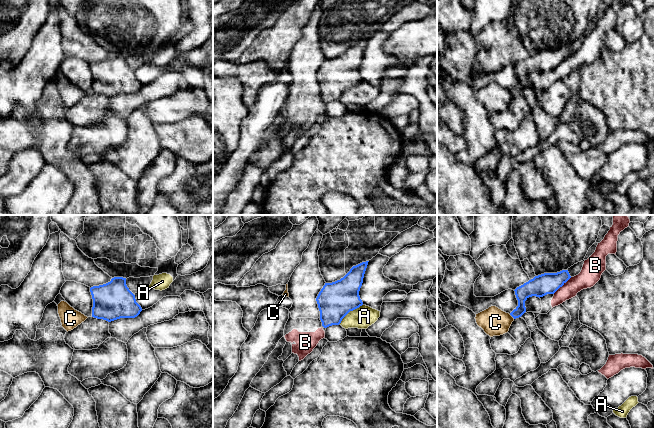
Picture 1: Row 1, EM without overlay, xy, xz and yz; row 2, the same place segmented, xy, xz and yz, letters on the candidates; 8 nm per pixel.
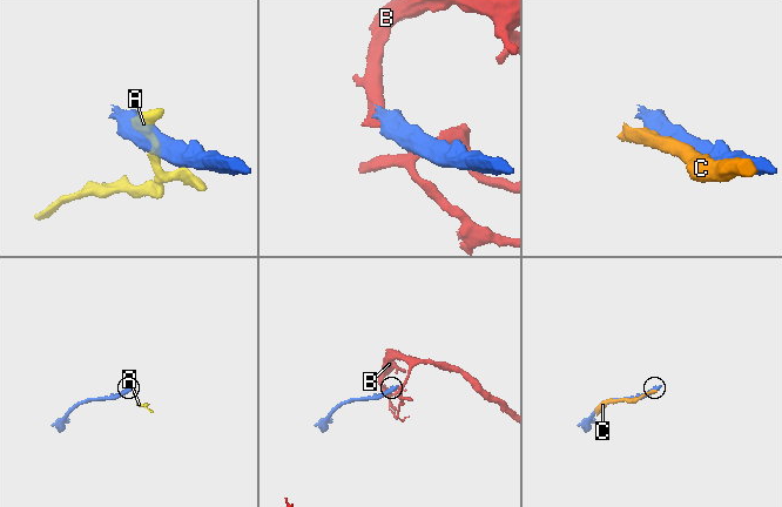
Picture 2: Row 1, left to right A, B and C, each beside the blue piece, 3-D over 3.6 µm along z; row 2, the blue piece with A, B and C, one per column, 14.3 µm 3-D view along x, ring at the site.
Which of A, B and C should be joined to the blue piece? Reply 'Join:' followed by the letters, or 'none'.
Join: none

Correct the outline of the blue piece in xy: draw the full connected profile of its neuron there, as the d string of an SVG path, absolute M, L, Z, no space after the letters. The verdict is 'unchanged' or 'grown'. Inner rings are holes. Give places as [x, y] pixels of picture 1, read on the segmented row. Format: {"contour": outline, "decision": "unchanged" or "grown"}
{"contour": "M114 277L106 284L91 287L90 292L94 318L111 322L120 318L135 318L142 311L126 285L126 278Z", "decision": "unchanged"}

